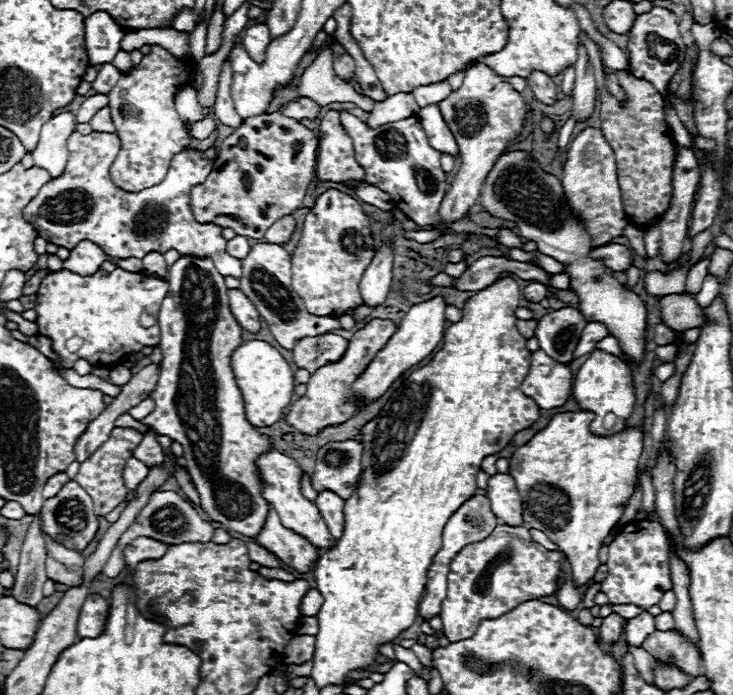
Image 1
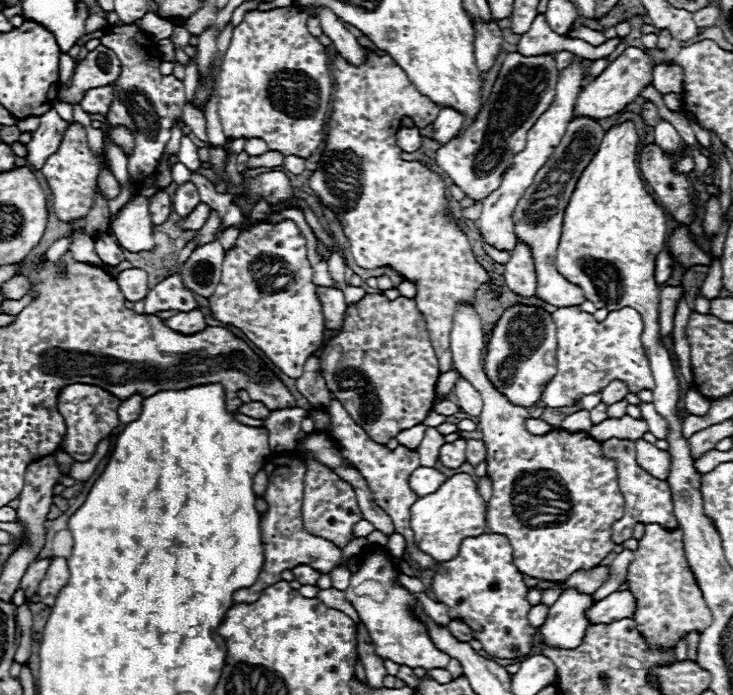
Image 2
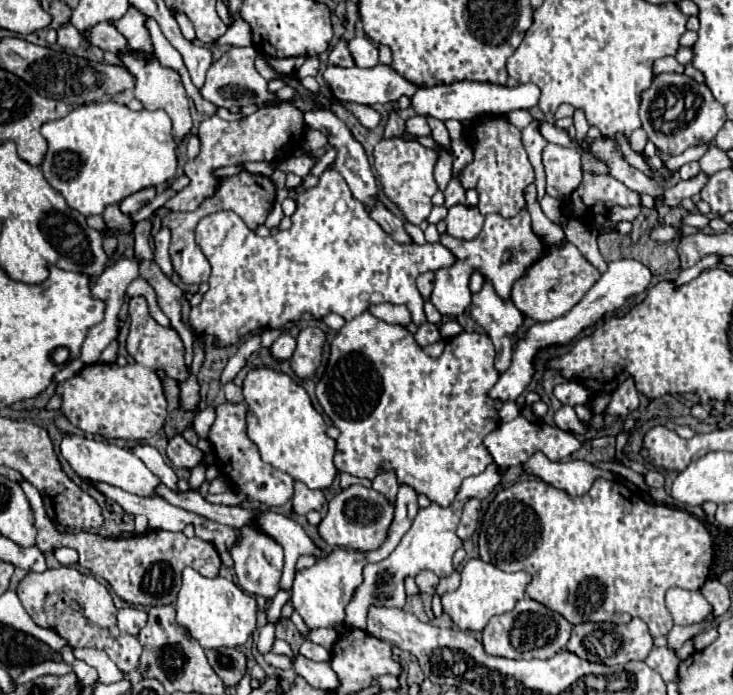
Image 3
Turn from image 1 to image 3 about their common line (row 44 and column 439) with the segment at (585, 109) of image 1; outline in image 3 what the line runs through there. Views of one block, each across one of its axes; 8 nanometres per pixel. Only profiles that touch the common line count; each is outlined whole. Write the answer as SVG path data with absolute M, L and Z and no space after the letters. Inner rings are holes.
M424 570L424 572L420 572L420 574L416 576L416 584L420 586L420 592L424 592L424 594L430 594L430 596L434 594L434 590L436 590L438 582L440 582L440 578L438 578L436 574L428 572L428 570Z

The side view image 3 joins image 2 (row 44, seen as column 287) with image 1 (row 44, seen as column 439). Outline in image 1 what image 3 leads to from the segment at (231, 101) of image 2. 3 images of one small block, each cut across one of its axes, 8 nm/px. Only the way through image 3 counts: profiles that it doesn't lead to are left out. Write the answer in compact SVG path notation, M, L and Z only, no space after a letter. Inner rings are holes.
M252 24L244 30L244 36L242 36L242 44L244 44L244 50L248 52L248 56L262 64L264 58L266 58L266 50L268 50L268 44L270 44L270 28L266 24Z

